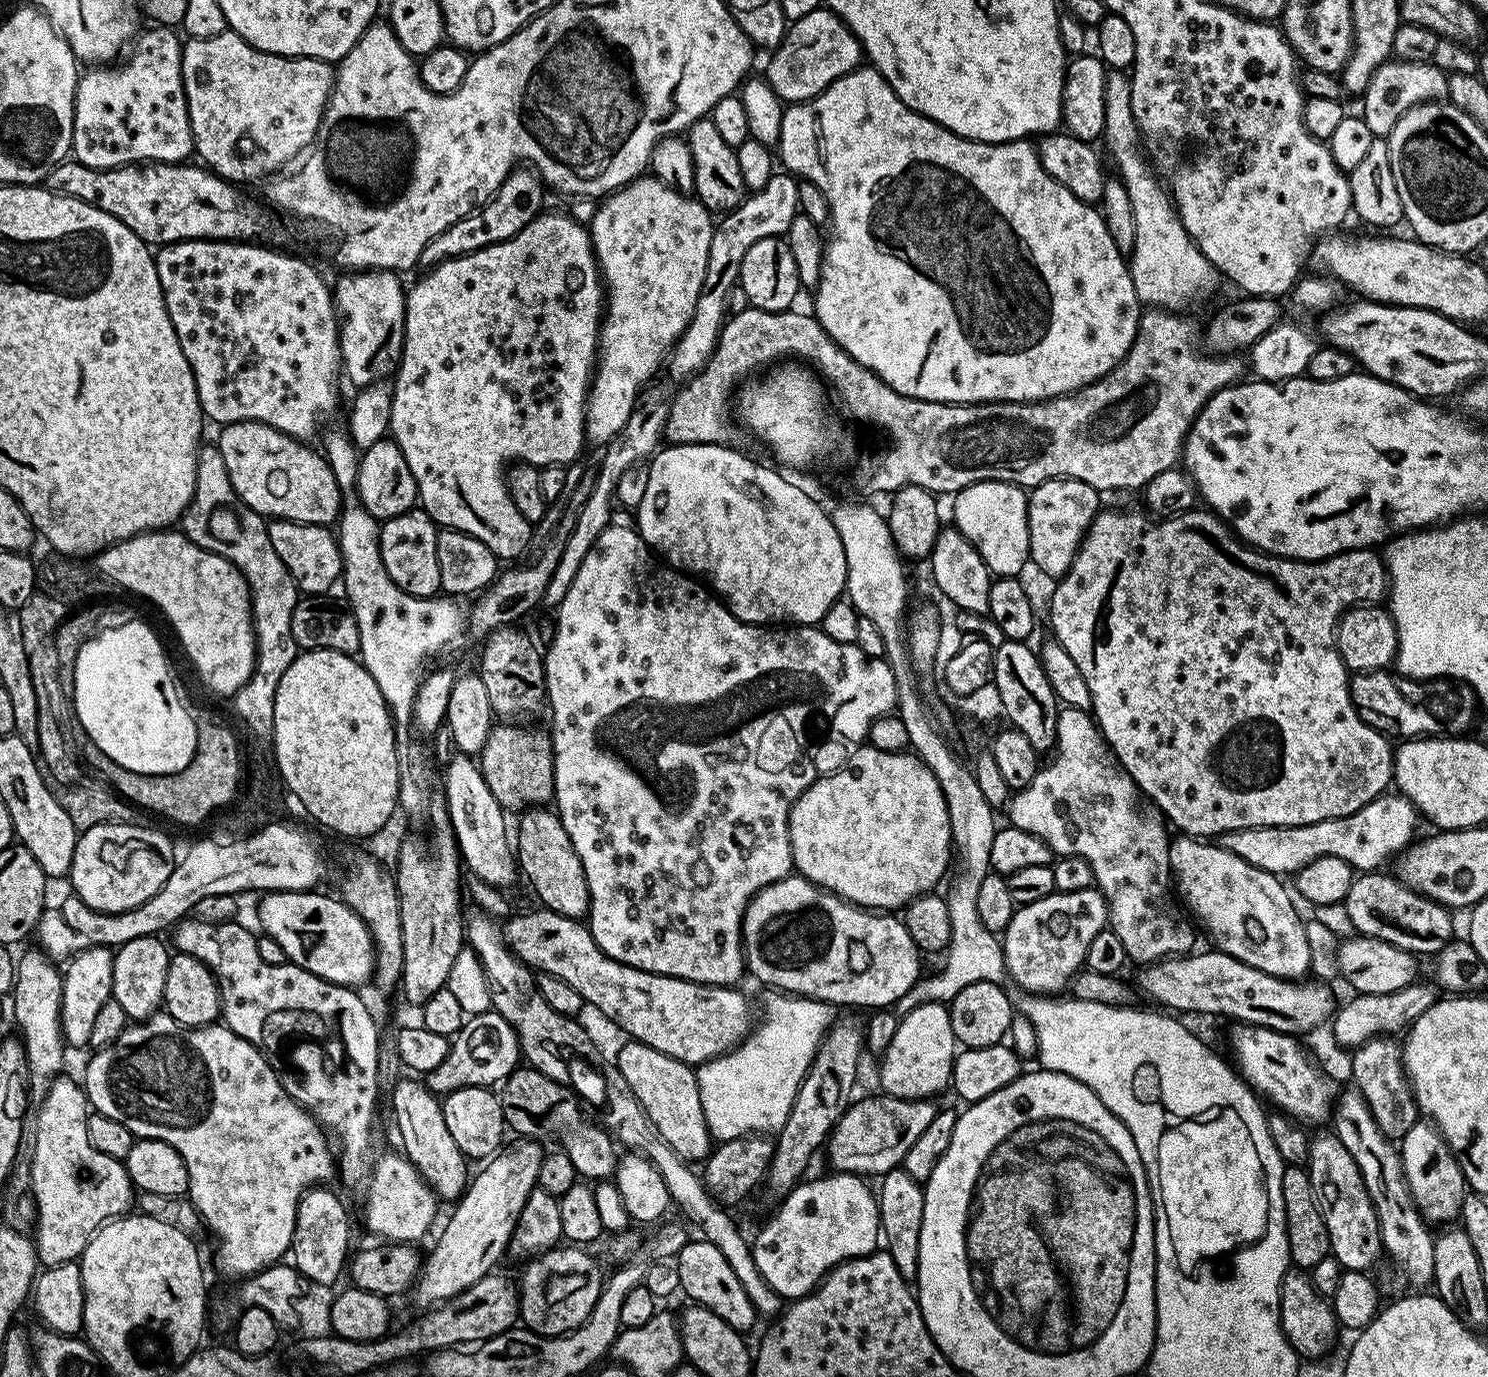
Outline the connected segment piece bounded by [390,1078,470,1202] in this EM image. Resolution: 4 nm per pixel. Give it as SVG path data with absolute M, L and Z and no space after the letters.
M402 1078L390 1095L392 1112L396 1115L396 1128L400 1131L403 1155L420 1171L420 1176L441 1201L455 1202L470 1183L469 1161L458 1150L450 1130L446 1127L444 1105L436 1093L429 1092L427 1083Z

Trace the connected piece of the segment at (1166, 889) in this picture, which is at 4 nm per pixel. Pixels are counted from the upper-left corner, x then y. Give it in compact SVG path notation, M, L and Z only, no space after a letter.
M1067 706L1059 709L1057 714L1056 742L1050 758L1052 758L1052 761L1049 764L1047 761L1047 763L1036 771L1034 782L1030 782L1030 786L1019 789L1013 795L1012 799L1008 801L1006 813L1008 812L1009 818L1012 819L1009 820L1011 827L1017 828L1018 830L1026 830L1030 834L1042 838L1052 847L1053 853L1057 857L1081 856L1086 862L1090 862L1090 870L1094 870L1095 887L1099 888L1100 893L1104 895L1104 901L1108 904L1110 930L1114 934L1118 934L1118 938L1122 938L1122 946L1126 946L1126 954L1128 955L1129 961L1135 962L1137 960L1137 965L1147 966L1156 963L1157 960L1166 960L1174 956L1191 953L1197 947L1197 945L1195 946L1197 929L1195 927L1192 929L1184 921L1185 913L1182 911L1181 905L1174 895L1174 877L1172 875L1172 867L1170 866L1170 854L1168 853L1170 843L1170 835L1168 836L1169 829L1159 815L1156 815L1157 817L1144 816L1143 810L1140 809L1140 800L1142 801L1141 793L1138 791L1133 780L1128 776L1128 773L1118 767L1108 745L1104 742L1104 737L1101 736L1099 728L1096 727L1095 719L1088 712Z

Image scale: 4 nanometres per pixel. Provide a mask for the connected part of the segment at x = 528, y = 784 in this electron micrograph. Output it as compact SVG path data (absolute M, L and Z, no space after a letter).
M500 722L486 738L486 746L478 753L478 763L489 790L505 810L544 806L554 796L552 769L552 738L536 726L513 726Z

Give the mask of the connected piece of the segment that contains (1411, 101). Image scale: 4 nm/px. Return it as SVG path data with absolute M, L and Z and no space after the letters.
M1389 58L1382 66L1378 66L1378 70L1374 70L1374 78L1370 78L1370 86L1362 97L1362 115L1366 126L1370 126L1373 137L1387 138L1394 130L1398 118L1406 114L1406 110L1425 102L1440 102L1447 97L1448 76L1436 70L1431 70L1424 76L1424 70L1424 64L1399 58Z

